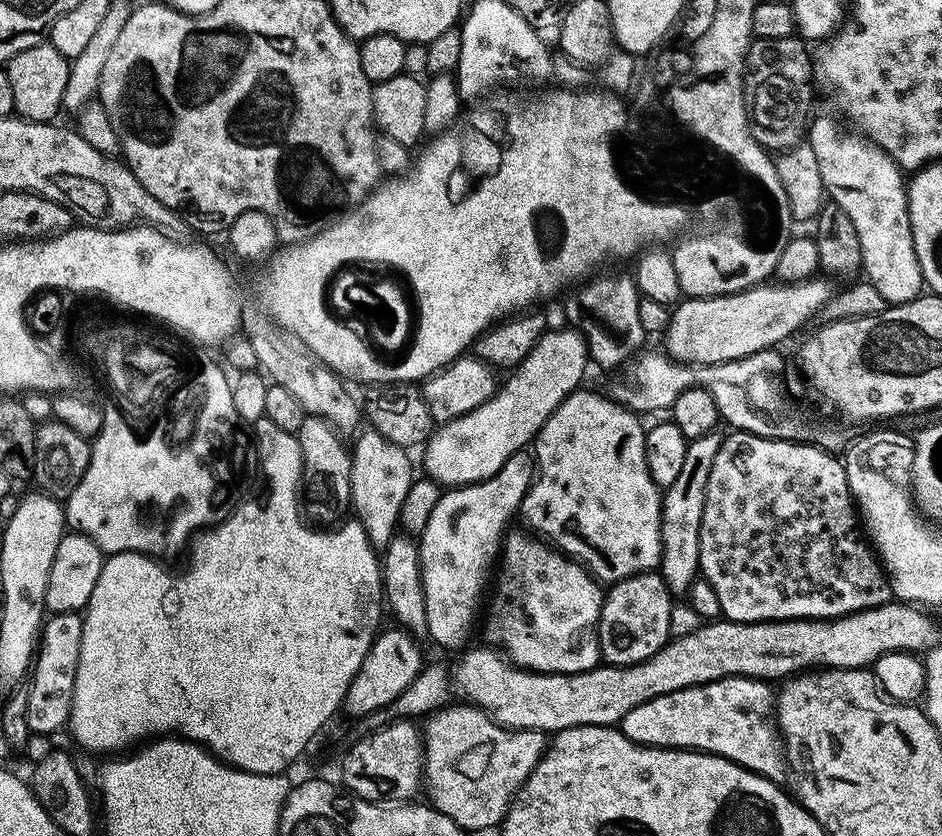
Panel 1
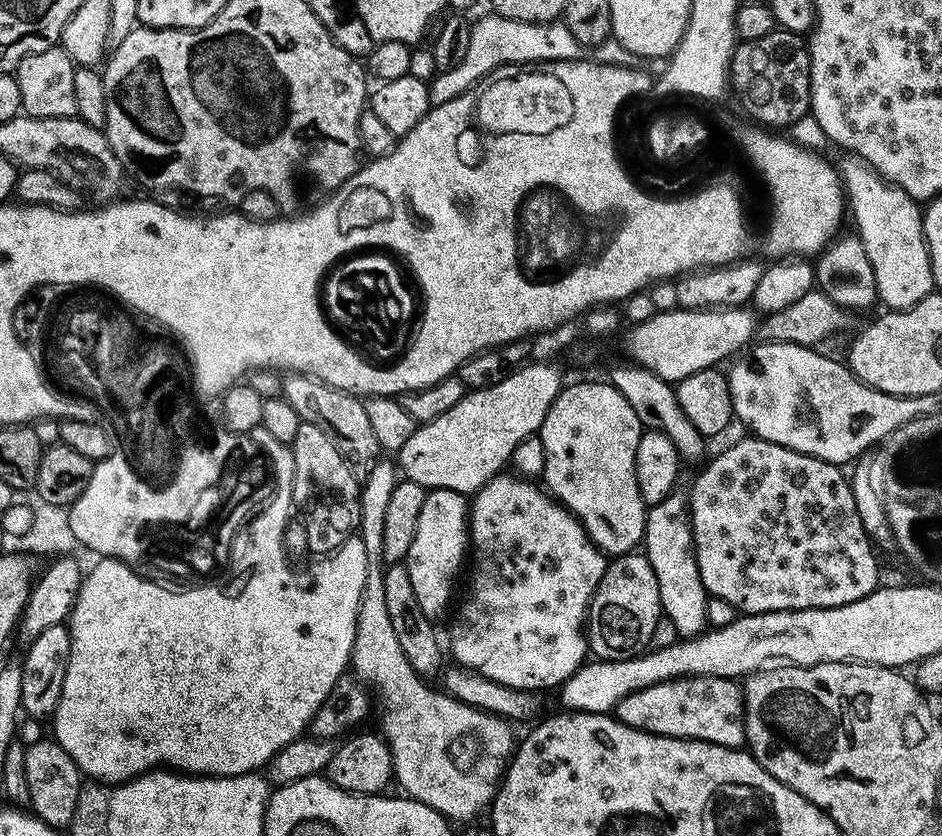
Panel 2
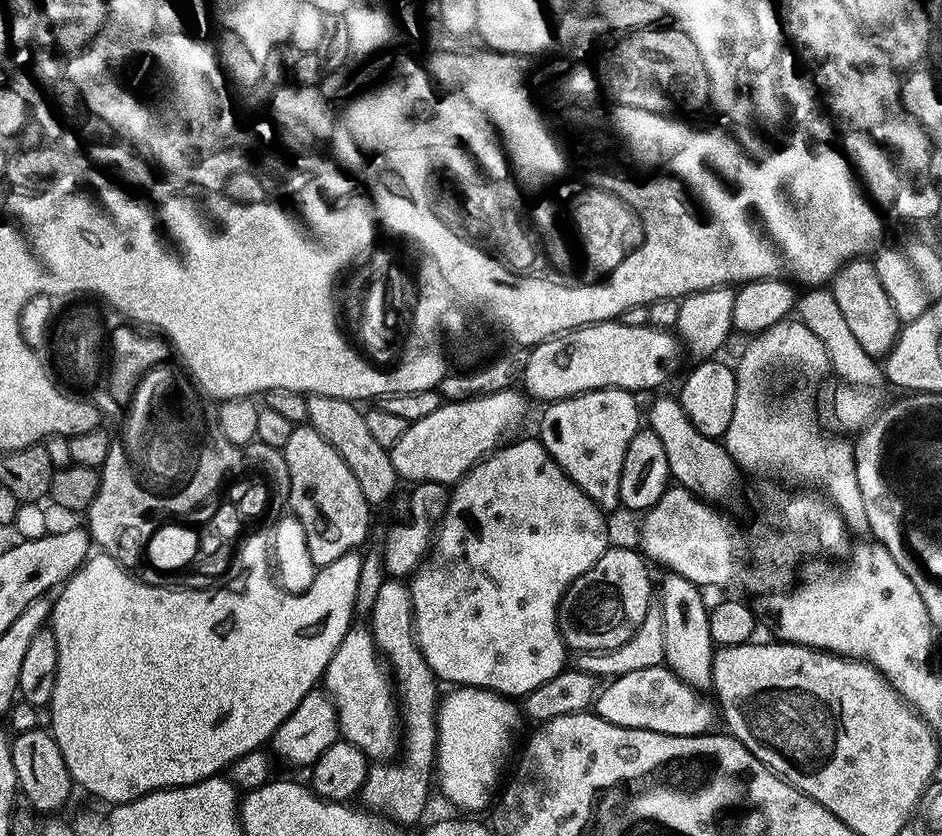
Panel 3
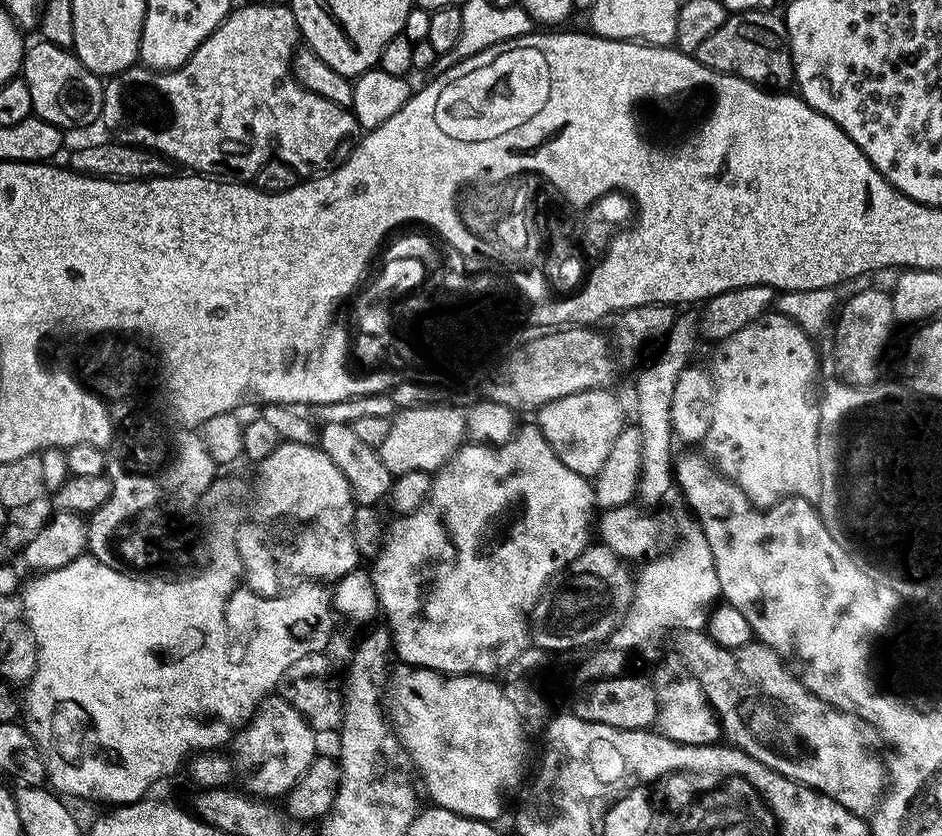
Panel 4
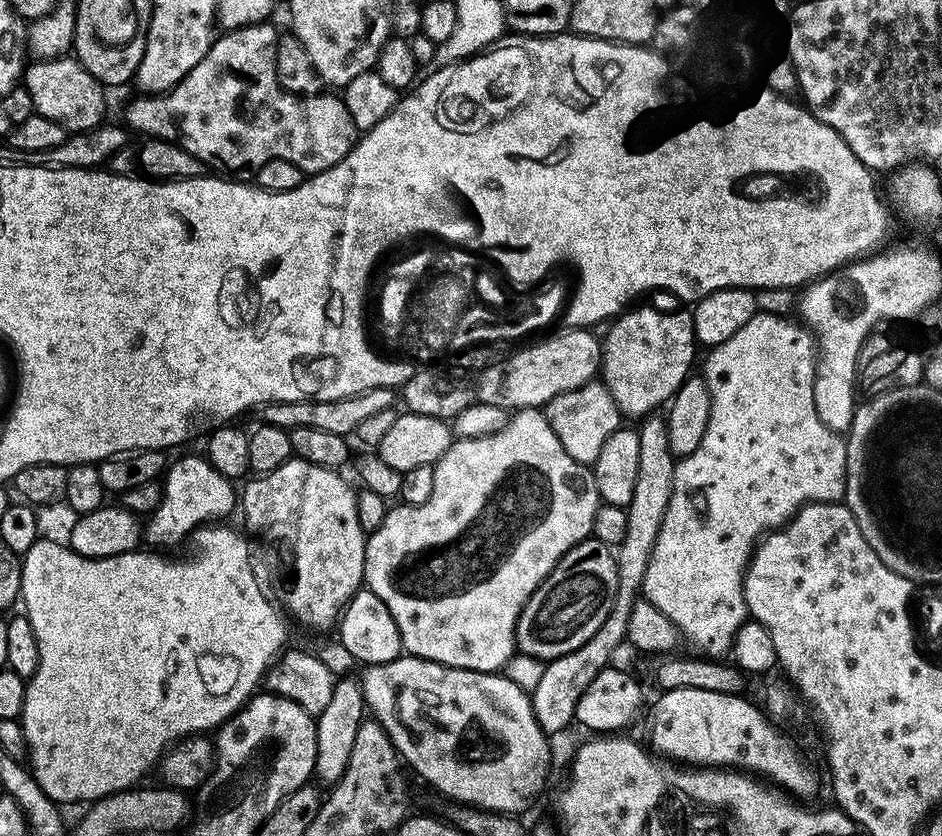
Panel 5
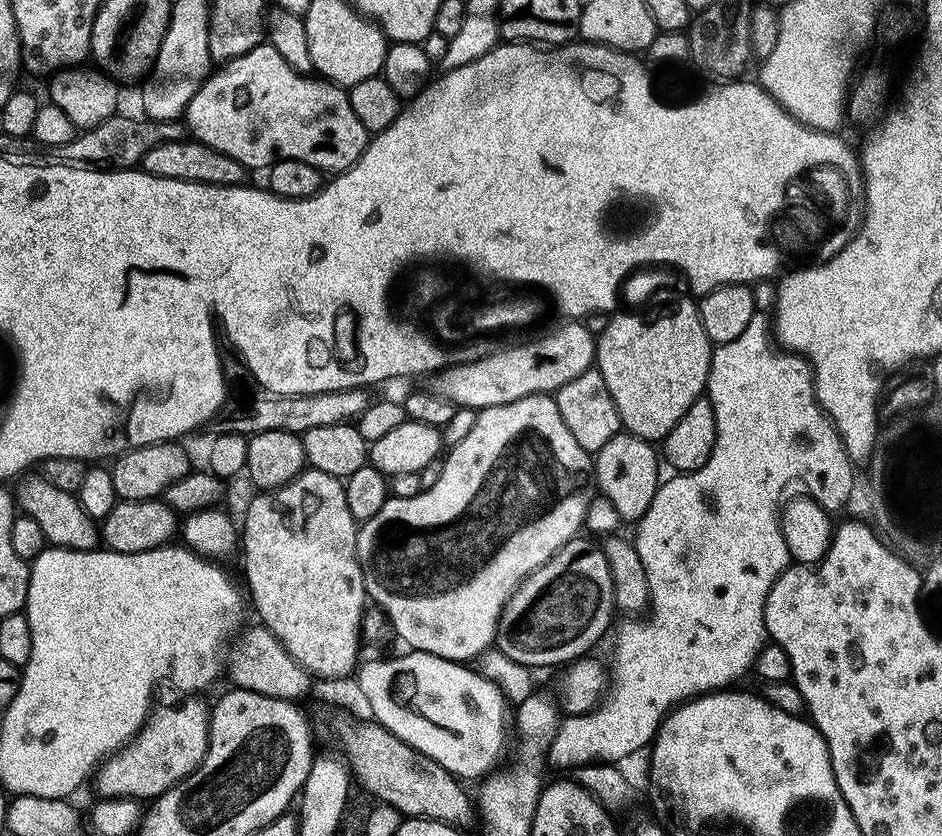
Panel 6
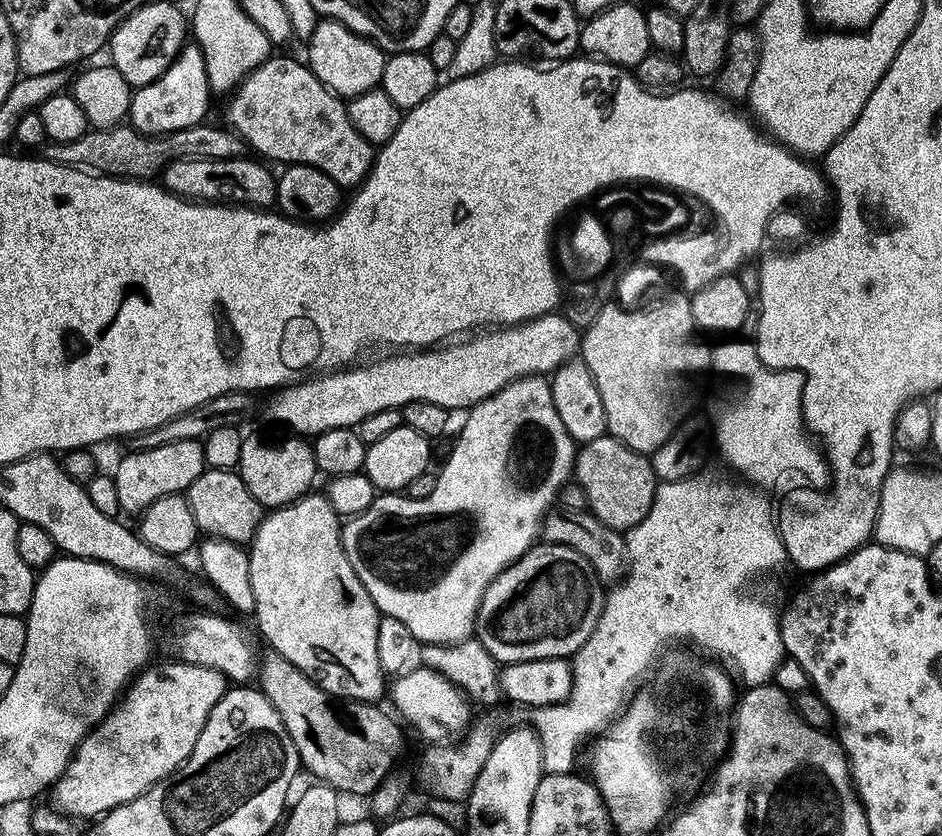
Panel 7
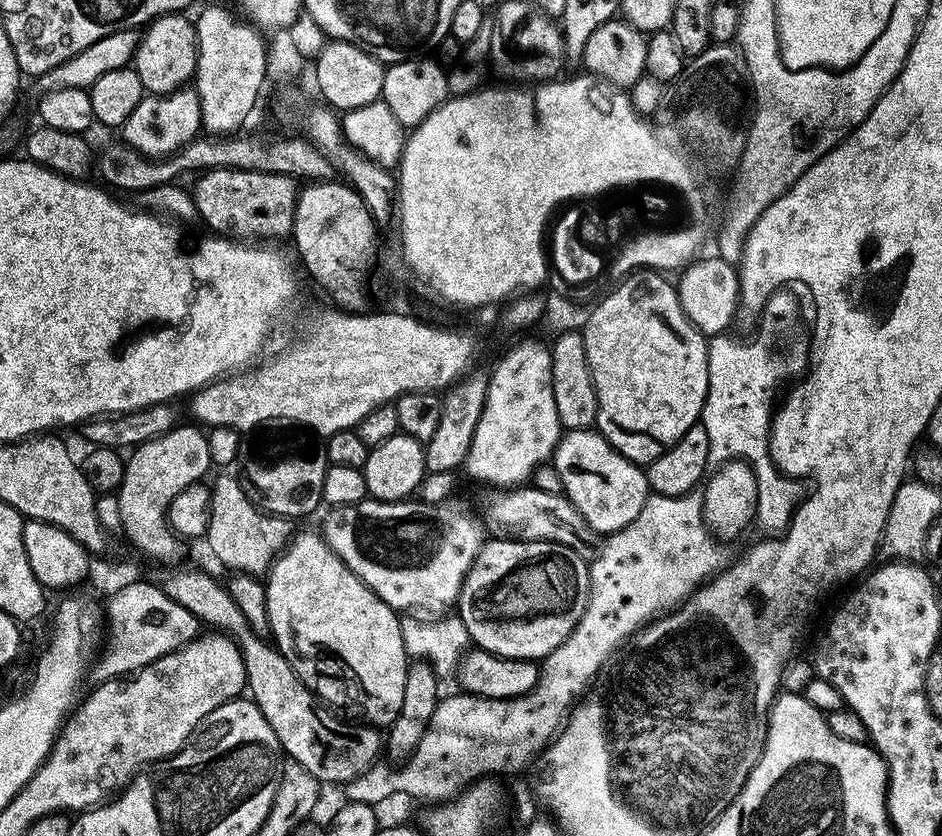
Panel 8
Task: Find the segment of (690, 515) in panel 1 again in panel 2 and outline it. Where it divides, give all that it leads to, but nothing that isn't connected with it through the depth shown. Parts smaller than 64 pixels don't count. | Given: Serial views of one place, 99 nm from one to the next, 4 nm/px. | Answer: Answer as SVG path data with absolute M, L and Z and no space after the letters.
M674 490L662 502L651 505L644 518L643 551L658 578L658 598L661 613L676 627L676 636L695 638L705 631L708 624L706 606L709 595L698 574L696 550L692 546L692 521L688 511L688 497Z

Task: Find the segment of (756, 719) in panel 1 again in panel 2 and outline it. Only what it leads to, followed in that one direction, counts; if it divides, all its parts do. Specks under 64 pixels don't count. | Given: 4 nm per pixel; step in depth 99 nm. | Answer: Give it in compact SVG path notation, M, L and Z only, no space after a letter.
M683 676L681 680L667 680L666 682L658 682L654 686L646 686L642 690L622 698L622 702L618 702L618 706L614 709L614 715L617 720L621 720L626 726L637 728L643 732L652 732L655 736L675 736L682 740L705 740L718 746L738 749L743 749L746 744L744 738L744 693L741 685L735 679L727 676Z

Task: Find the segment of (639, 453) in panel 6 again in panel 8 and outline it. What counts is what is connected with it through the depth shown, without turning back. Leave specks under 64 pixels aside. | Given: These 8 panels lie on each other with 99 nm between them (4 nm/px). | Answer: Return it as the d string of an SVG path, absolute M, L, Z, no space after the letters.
M592 428L565 431L556 443L551 463L556 464L563 495L598 534L611 534L626 527L648 501L650 489L645 469L614 450L607 438Z

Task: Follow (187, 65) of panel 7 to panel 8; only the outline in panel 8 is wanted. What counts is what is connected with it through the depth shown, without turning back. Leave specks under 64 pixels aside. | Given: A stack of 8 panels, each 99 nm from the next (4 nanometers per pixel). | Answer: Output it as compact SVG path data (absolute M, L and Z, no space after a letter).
M185 86L177 92L168 92L165 96L148 94L140 99L134 110L130 110L130 118L126 118L122 125L122 140L143 156L159 158L172 155L196 139L201 128L200 99L195 87Z

